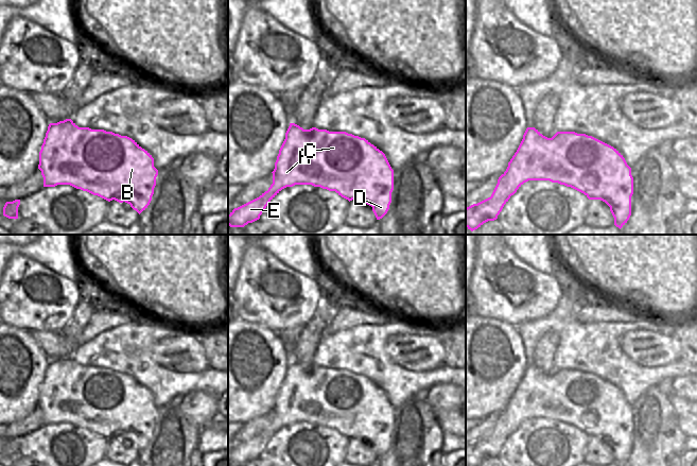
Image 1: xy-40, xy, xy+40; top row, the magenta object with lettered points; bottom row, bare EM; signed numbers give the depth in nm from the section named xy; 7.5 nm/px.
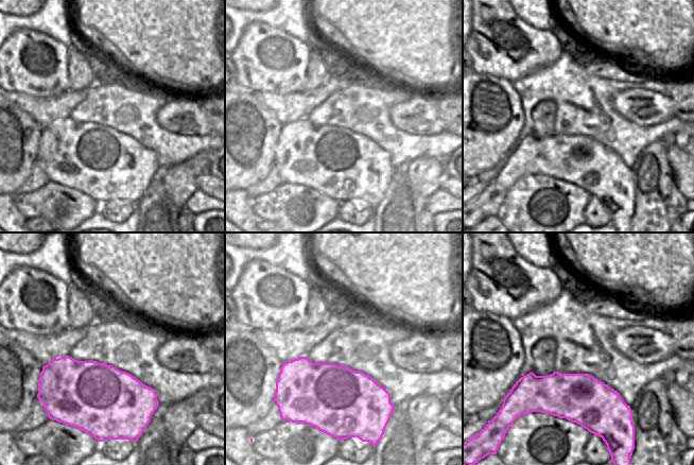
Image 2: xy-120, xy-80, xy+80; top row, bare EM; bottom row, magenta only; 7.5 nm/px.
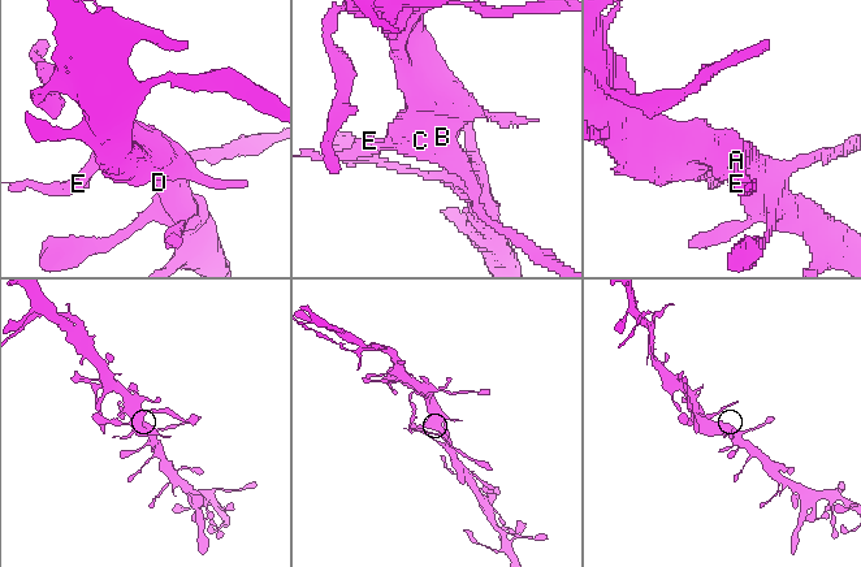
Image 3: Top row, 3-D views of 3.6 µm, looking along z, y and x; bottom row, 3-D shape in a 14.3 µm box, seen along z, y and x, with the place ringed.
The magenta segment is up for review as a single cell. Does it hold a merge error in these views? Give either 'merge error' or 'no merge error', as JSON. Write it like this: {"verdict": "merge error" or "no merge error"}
{"verdict": "no merge error"}

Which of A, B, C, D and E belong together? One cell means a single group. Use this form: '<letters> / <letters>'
A B C D E

